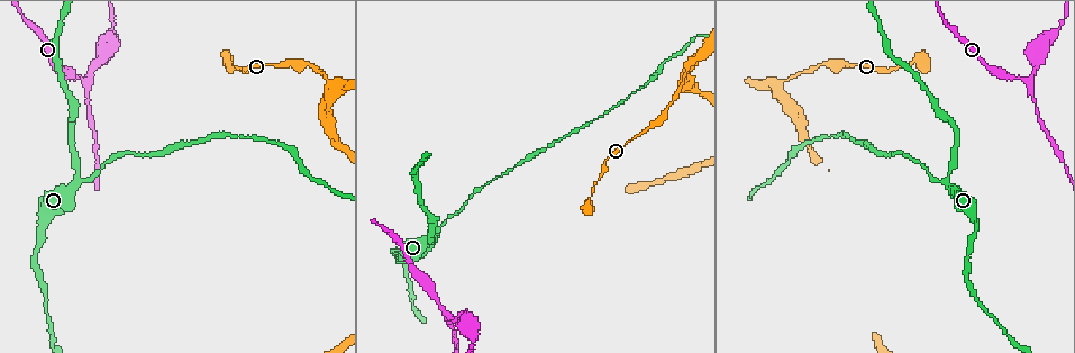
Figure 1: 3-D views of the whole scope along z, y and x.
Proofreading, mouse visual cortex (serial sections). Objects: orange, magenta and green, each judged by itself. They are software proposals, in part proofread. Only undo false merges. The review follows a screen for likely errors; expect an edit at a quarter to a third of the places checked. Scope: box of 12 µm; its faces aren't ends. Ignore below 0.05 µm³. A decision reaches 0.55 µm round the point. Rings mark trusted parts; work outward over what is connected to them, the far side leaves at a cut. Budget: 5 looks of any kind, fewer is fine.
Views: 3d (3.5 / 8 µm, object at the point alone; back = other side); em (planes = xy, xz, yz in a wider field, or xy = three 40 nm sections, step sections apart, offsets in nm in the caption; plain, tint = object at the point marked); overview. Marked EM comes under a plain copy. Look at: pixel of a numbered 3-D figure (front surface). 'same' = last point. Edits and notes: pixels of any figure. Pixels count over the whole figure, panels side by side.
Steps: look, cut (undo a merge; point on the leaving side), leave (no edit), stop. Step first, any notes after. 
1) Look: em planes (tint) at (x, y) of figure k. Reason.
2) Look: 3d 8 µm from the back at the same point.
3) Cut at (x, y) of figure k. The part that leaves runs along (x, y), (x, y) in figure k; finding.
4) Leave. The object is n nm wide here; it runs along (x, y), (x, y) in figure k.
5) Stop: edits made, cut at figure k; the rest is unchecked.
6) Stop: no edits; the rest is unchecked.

Look: 3d 3.5 µm at (448, 314) of figure 1. Thick turns thin.

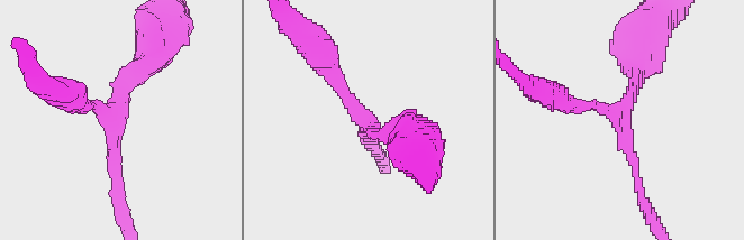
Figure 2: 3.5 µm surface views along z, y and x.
Leave. The arms are 150, 250, 250 nm wide; continuous, no second cell.

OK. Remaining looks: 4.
Look: 3d 3.5 µm at (693, 63) of figure 1. Arms part here.

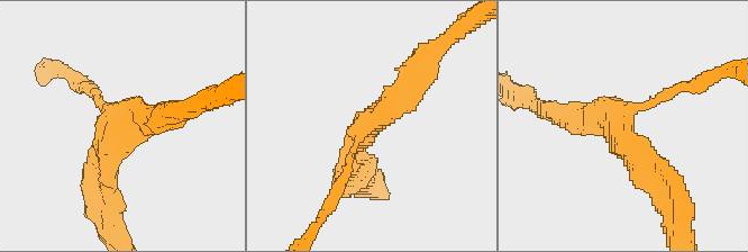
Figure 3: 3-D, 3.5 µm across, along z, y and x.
Look: em xy step 3 (tint) at (367, 124) of figure 3.

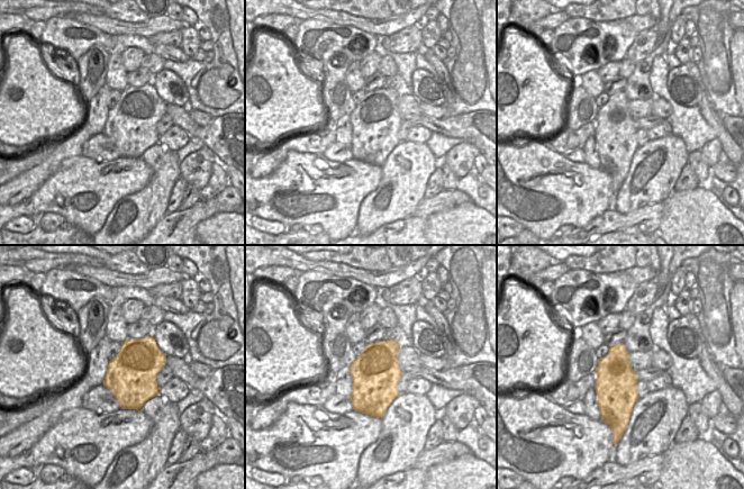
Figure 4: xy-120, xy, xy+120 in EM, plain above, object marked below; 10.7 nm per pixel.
Leave. It runs along (676, 89), (621, 124), (665, 176) in figure 3; one cell here.

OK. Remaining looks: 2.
Stop: no edits; the rest is unchecked.

